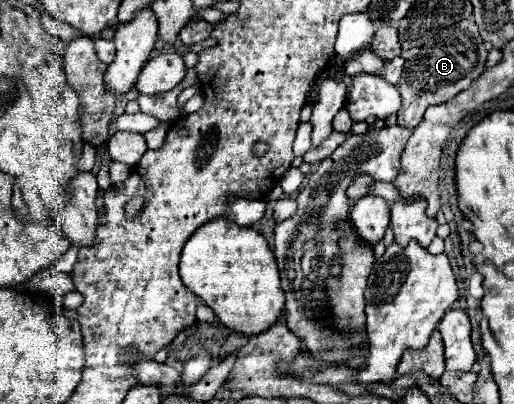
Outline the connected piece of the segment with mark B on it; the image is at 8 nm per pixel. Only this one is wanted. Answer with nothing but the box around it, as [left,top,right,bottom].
[398,21,486,129]

